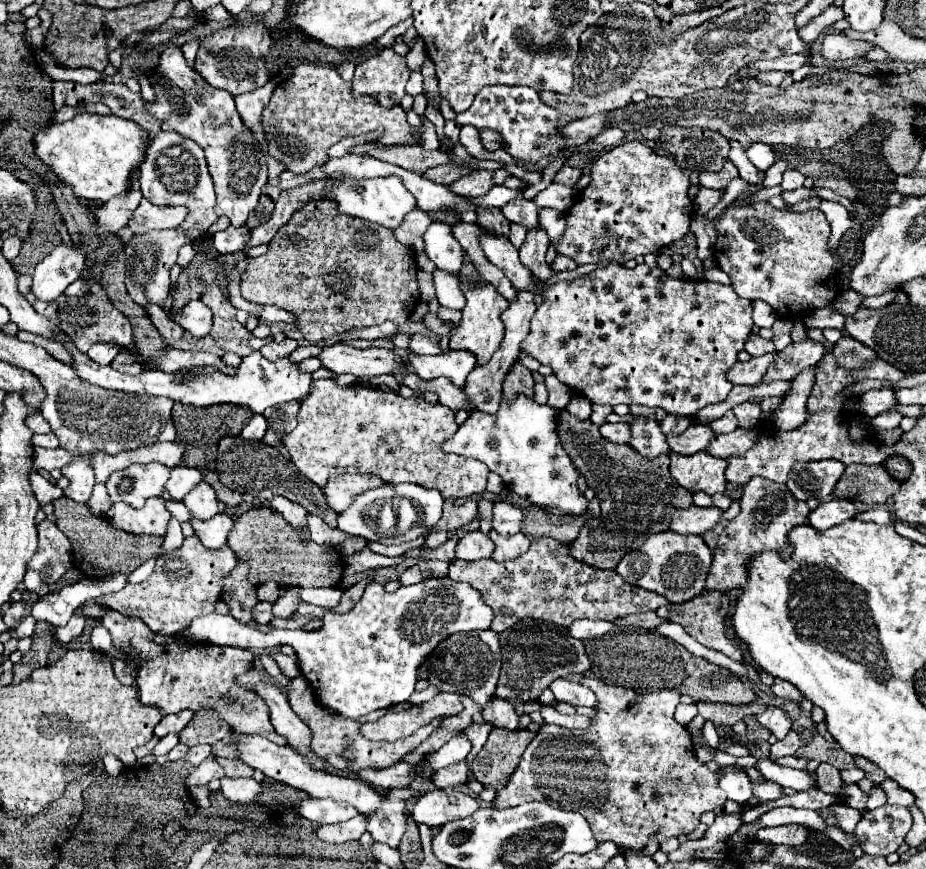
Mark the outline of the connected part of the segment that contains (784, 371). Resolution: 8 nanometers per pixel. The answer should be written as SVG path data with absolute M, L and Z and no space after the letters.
M814 340L792 342L778 354L778 360L768 368L762 382L792 381L804 368L814 366L824 356L824 346Z

